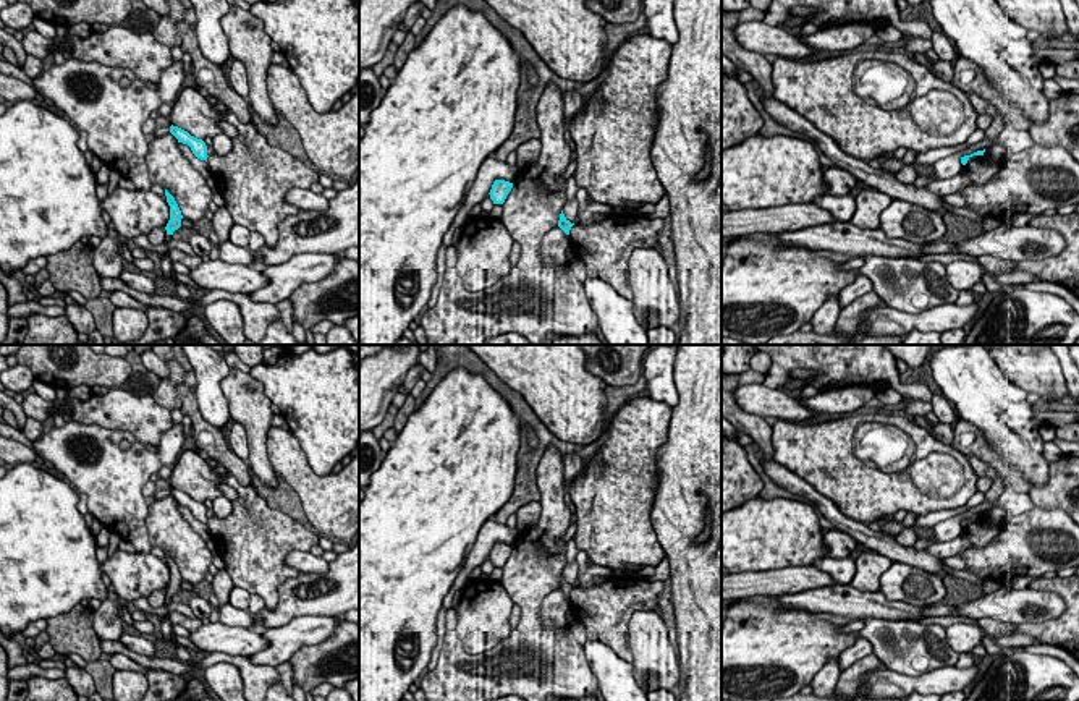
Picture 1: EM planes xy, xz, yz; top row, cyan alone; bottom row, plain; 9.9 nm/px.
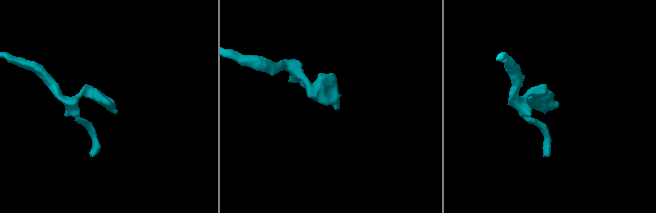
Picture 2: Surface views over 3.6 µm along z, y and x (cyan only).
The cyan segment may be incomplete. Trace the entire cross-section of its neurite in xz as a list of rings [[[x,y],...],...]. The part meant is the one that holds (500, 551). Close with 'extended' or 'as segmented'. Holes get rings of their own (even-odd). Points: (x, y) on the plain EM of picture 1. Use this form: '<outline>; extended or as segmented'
[[[495,542],[489,555],[493,567],[503,567],[511,550],[513,546],[505,542]]]; as segmented

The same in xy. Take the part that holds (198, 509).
[[[173,487],[170,489],[170,495],[178,502],[178,505],[188,507],[197,521],[207,525],[207,508],[202,502],[197,502],[191,499],[188,494]]]; as segmented

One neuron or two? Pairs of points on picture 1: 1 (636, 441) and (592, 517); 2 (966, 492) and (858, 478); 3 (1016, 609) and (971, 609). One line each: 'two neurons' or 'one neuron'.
1: one neuron
2: one neuron
3: one neuron

